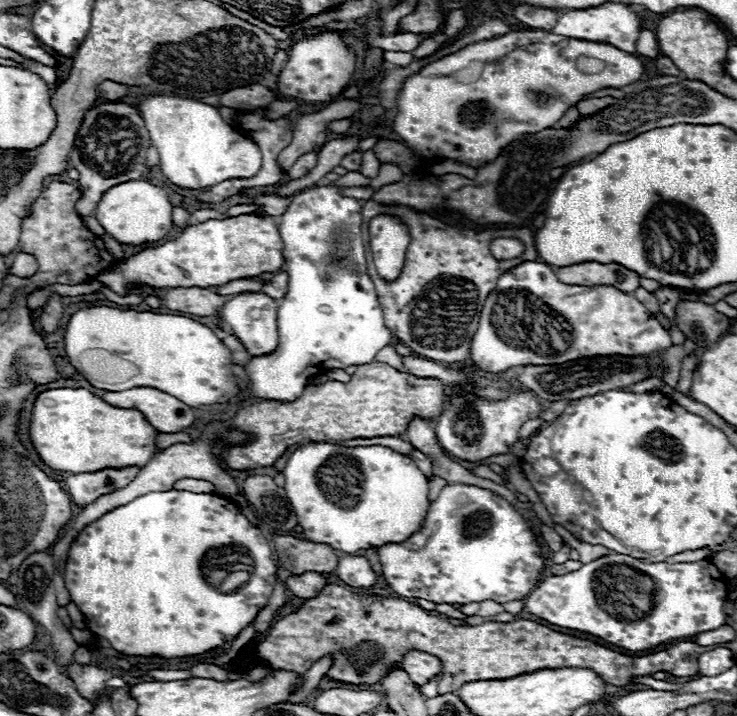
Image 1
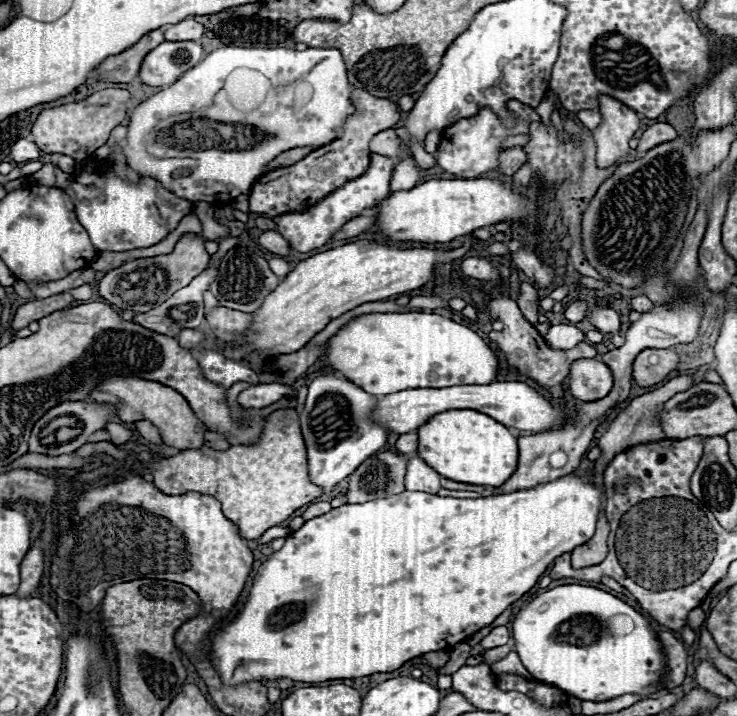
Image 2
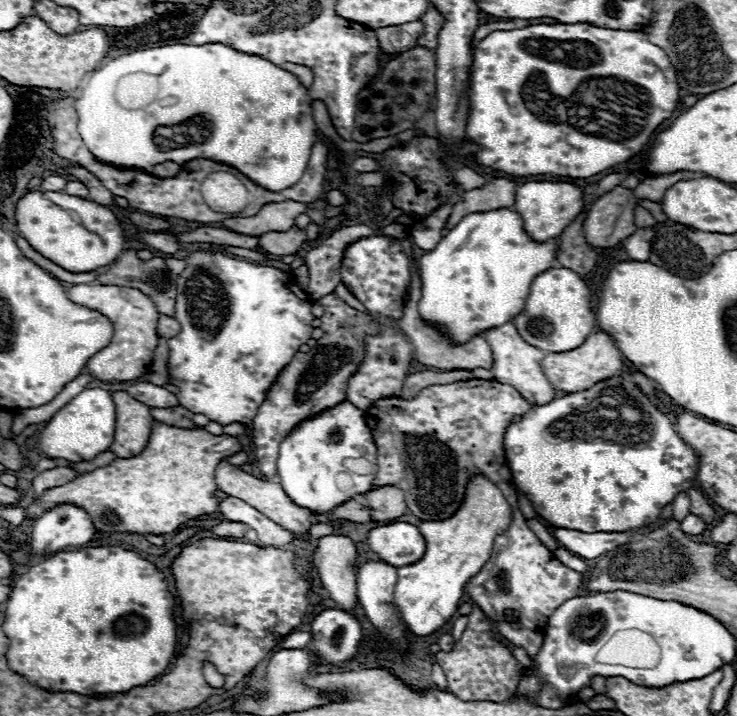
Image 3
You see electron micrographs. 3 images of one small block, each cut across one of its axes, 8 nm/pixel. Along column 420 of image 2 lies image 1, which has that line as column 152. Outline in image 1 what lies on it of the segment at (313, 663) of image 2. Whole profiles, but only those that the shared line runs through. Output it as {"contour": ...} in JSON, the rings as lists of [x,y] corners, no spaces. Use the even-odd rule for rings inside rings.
{"contour":[[[168,490],[138,496],[80,532],[68,554],[64,580],[88,628],[106,638],[114,650],[130,656],[182,658],[218,648],[240,634],[268,604],[276,570],[270,542],[260,528],[248,522],[236,502],[216,494]],[[230,566],[234,572],[250,570],[250,578],[234,592],[222,592],[220,584],[228,578]]]}

